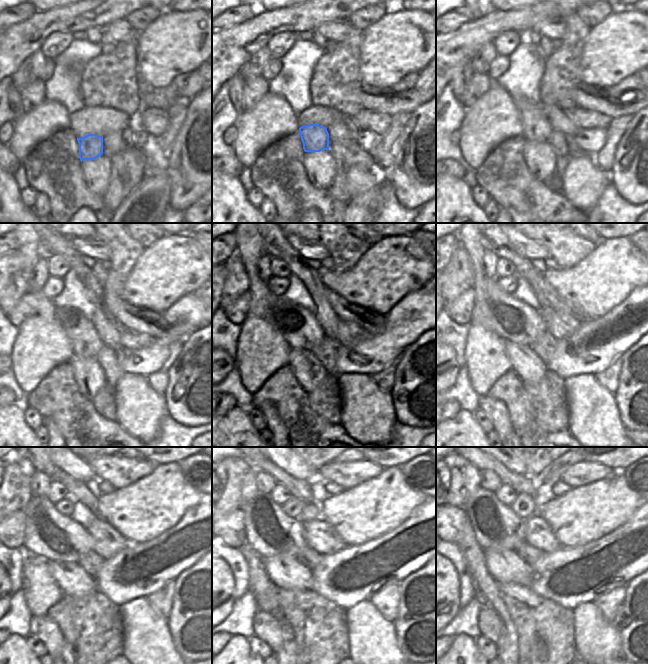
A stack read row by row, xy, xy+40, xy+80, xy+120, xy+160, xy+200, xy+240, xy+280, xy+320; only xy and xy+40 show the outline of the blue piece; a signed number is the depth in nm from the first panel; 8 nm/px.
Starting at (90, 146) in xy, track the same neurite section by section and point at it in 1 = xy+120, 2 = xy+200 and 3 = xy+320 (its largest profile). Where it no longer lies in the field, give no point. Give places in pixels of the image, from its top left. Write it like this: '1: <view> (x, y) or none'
1: xy+120 (85, 341)
2: xy+200 (495, 310)
3: xy+320 (496, 527)

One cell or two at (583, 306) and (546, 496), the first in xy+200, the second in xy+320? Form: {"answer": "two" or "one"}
{"answer": "two"}

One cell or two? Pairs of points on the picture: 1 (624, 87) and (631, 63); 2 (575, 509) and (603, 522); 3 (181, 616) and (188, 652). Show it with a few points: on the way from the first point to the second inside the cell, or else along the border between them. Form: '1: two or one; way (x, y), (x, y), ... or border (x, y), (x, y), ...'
1: two; border (634, 74), (628, 75), (609, 88)
2: one; way (582, 513), (594, 513), (596, 515)
3: one; way (188, 625), (188, 643)

